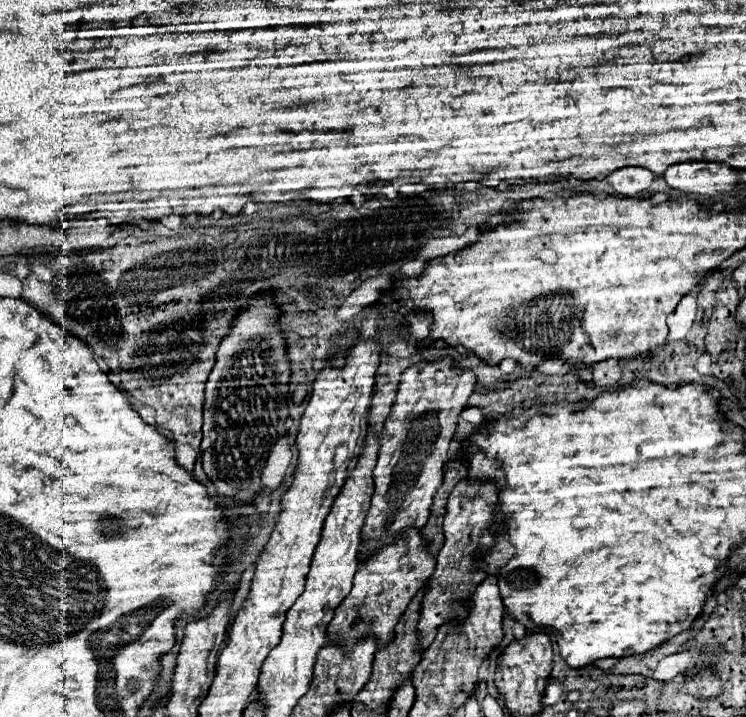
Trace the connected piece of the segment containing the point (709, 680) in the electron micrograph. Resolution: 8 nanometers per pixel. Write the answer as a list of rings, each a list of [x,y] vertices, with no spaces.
[[[703,669],[687,681],[683,691],[697,699],[713,699],[723,693],[723,683],[717,673],[713,673],[713,669]]]

